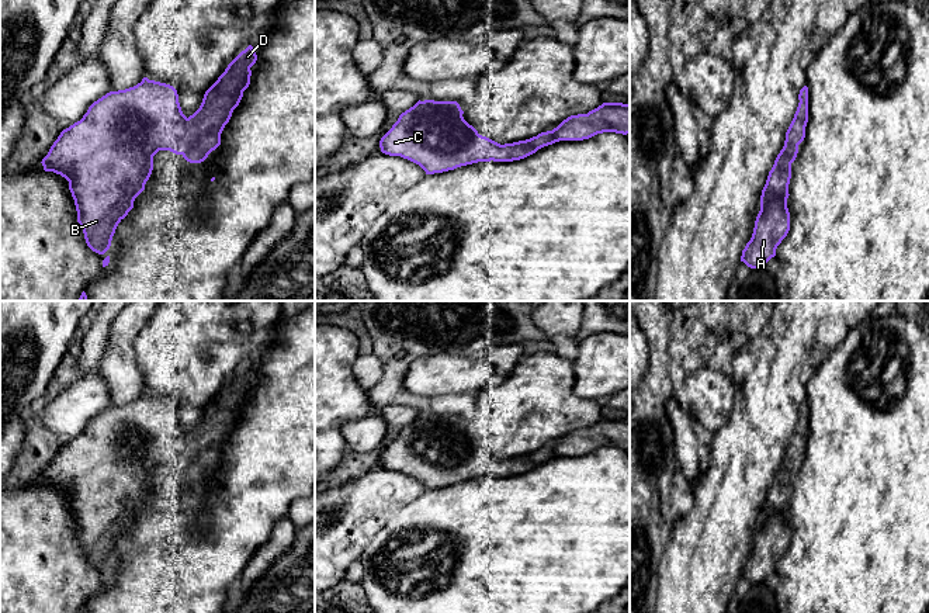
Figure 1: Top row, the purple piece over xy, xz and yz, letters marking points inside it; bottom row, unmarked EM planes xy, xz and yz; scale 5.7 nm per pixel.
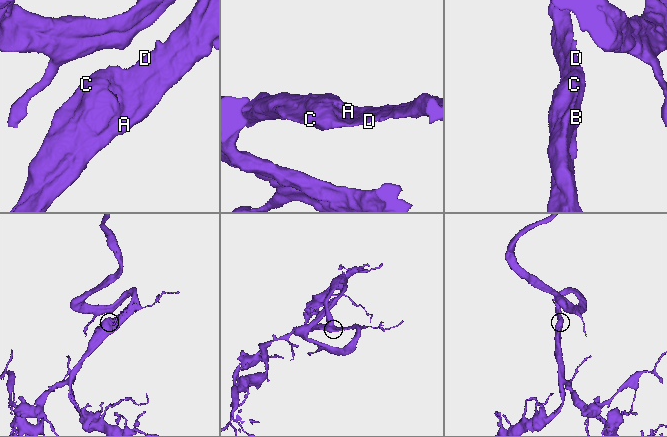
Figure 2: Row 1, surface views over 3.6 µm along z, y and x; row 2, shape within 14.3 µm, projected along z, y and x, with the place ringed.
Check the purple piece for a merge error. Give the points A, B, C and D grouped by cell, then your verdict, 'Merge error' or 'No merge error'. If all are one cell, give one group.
Groups: A B C D. No merge error

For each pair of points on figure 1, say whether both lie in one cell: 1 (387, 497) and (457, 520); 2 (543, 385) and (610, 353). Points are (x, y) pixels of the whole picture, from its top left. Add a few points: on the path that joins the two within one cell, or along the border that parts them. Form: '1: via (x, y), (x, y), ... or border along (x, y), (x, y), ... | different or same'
1: border along (426, 489), (397, 509), (384, 526) | different
2: border along (572, 363), (574, 391), (579, 397), (592, 398) | different

